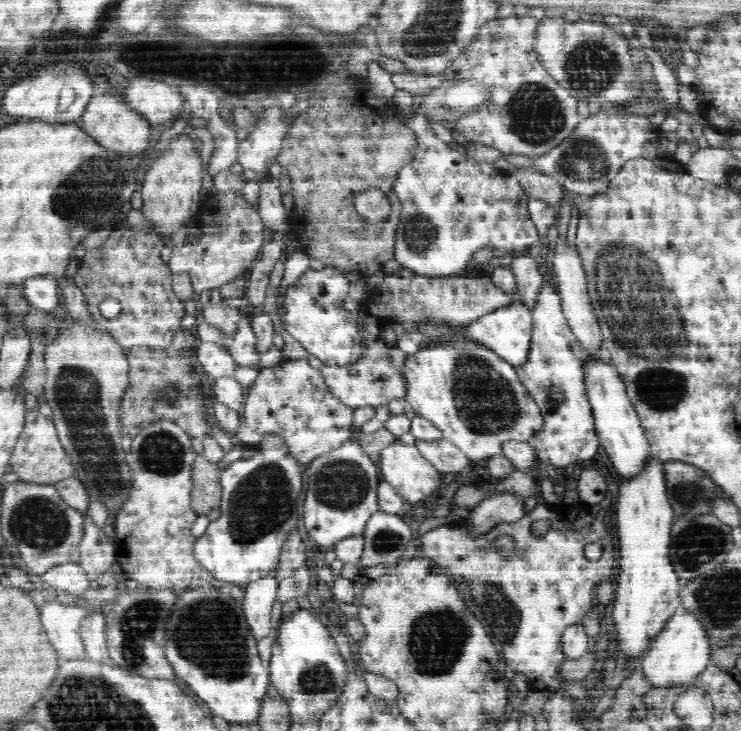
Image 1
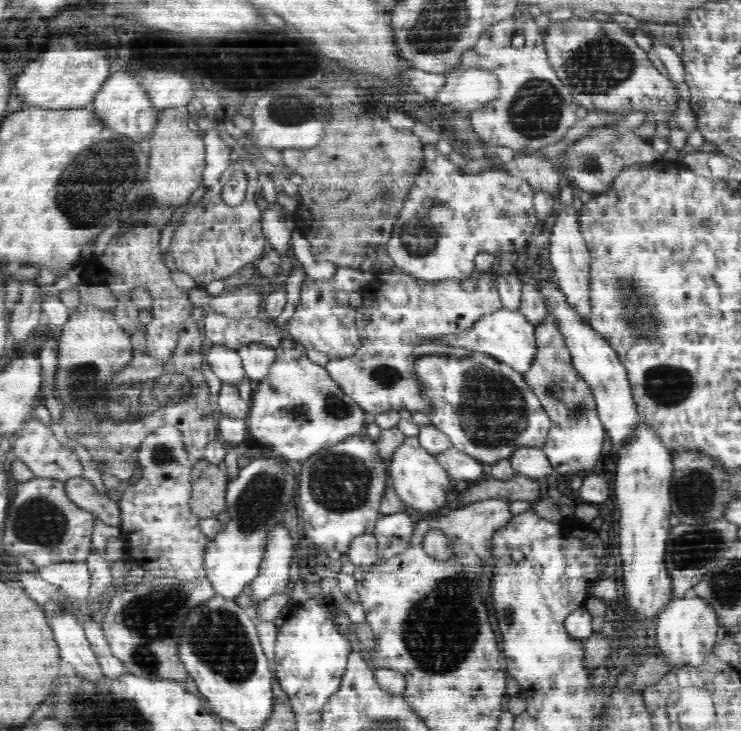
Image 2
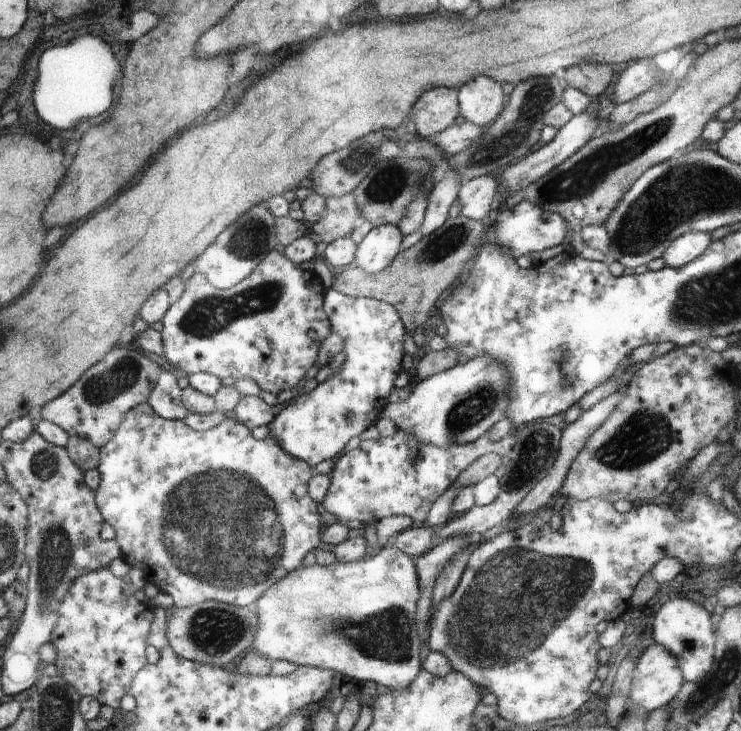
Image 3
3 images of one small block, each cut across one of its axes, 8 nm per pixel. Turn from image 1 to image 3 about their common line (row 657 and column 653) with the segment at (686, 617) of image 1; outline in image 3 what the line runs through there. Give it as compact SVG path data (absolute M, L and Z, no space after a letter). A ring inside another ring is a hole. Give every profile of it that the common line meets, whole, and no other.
M654 642L652 645L643 648L643 653L634 669L634 676L632 676L632 684L626 702L627 707L640 706L640 708L646 708L652 712L656 708L667 706L681 692L685 681L677 657L664 646Z

